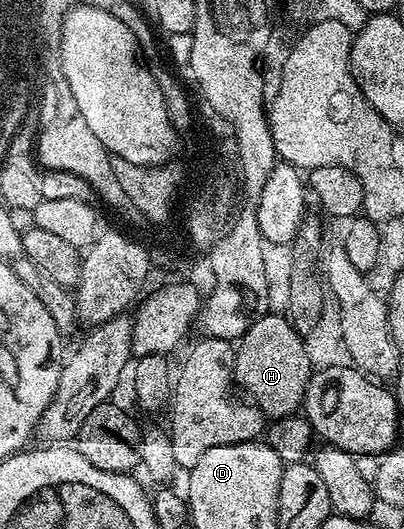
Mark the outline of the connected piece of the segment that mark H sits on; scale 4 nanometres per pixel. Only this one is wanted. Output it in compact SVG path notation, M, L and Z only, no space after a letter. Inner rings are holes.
M283 313L262 315L238 340L236 363L232 369L235 385L248 393L247 401L260 409L265 419L285 418L297 413L304 405L304 393L313 373L304 339Z

